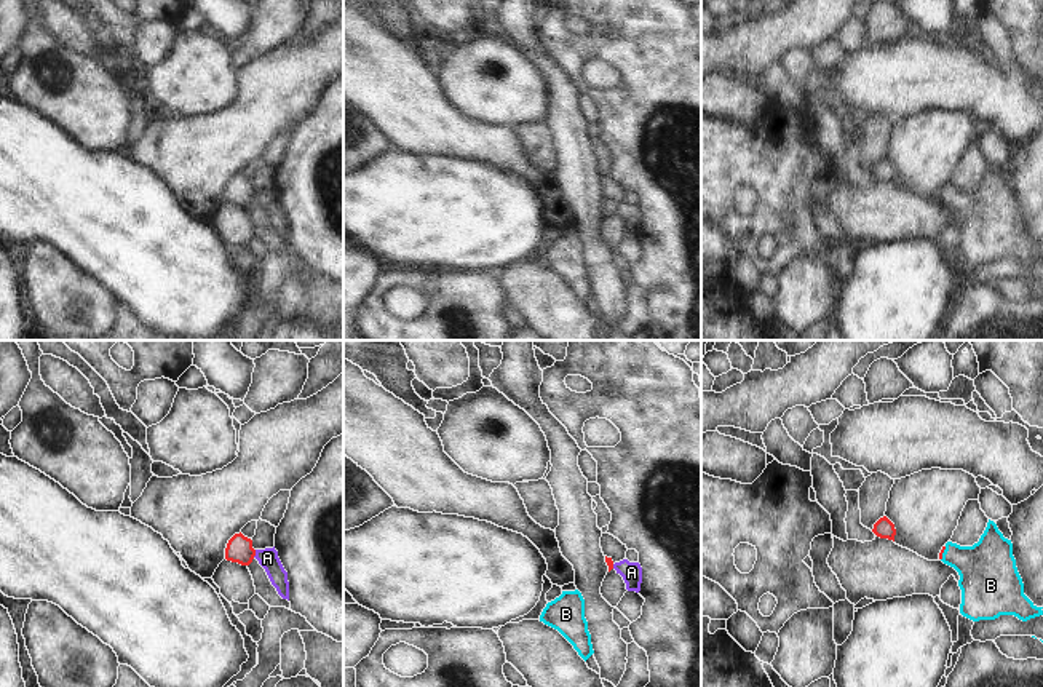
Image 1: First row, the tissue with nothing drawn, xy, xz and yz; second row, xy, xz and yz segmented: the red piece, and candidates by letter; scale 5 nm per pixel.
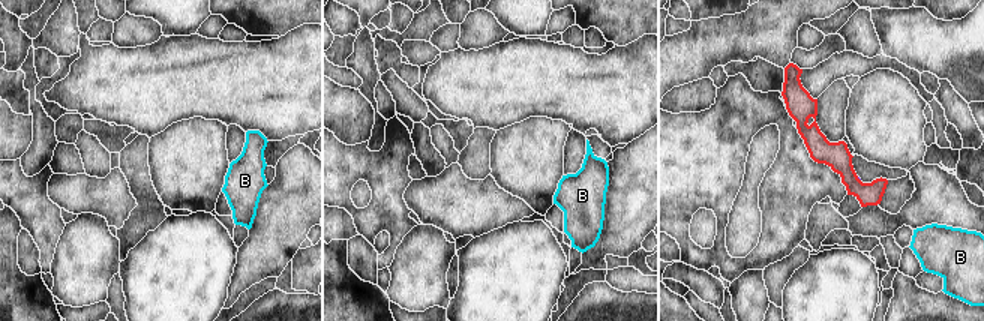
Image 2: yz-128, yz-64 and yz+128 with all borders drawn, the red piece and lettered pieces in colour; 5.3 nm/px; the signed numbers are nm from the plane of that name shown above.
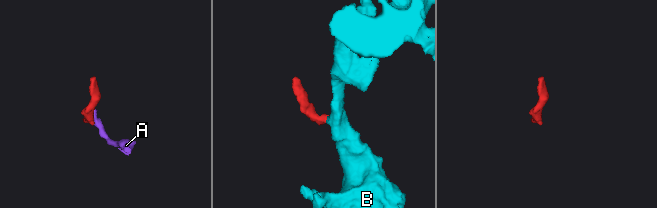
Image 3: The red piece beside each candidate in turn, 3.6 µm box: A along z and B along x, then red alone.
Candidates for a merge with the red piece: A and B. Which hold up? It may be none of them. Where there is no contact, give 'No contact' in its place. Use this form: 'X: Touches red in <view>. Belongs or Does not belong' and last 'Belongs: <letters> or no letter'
A: Touches red in xy. Does not belong
B: Touches red in yz. Belongs
Belongs: B.

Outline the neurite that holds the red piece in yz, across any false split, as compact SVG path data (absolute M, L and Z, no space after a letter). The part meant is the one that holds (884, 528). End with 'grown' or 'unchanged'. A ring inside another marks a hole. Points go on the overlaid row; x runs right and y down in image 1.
M880 518L875 524L872 532L880 538L888 538L894 542L896 529L894 524L886 518Z; unchanged

